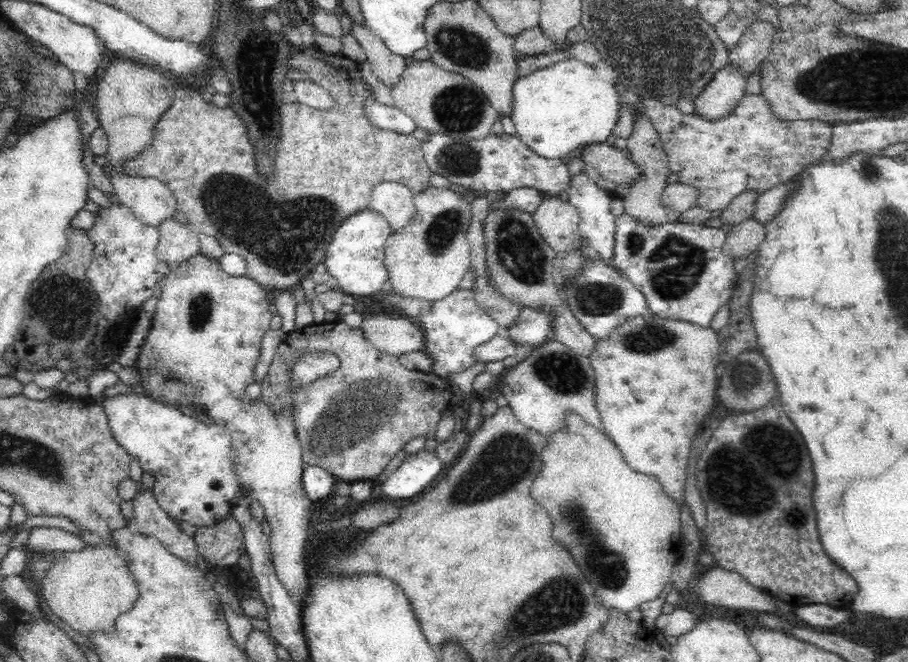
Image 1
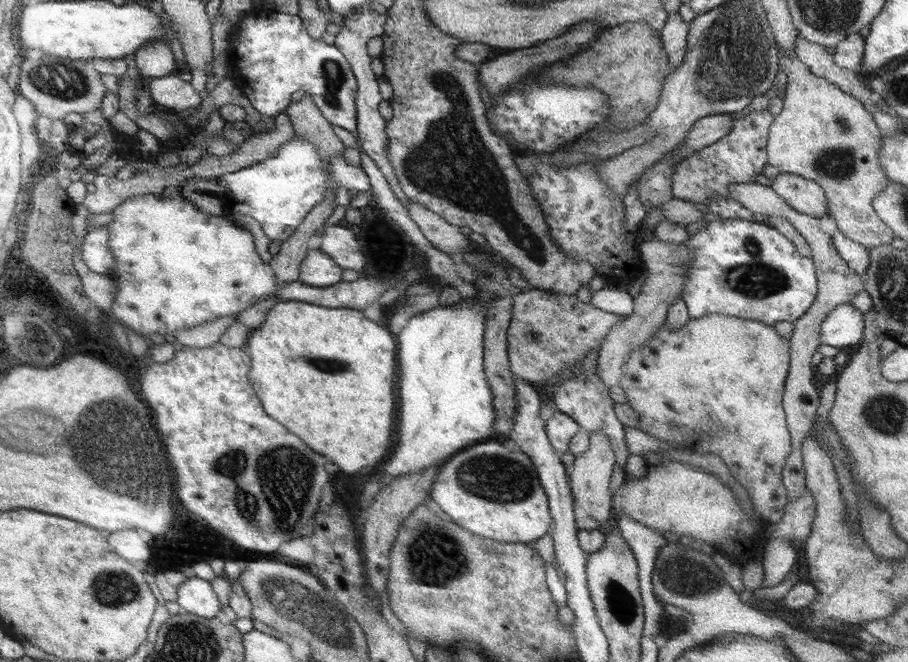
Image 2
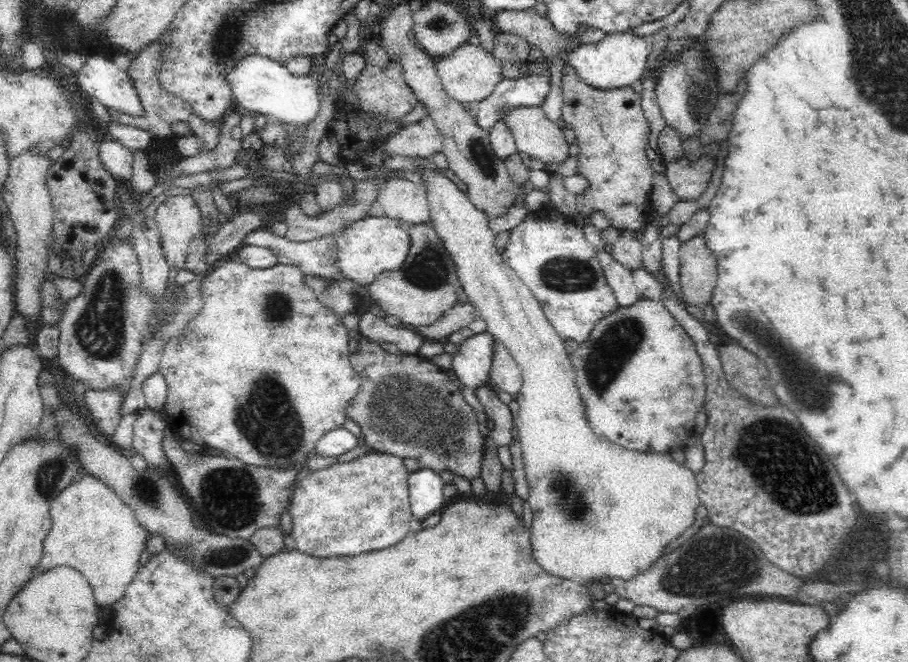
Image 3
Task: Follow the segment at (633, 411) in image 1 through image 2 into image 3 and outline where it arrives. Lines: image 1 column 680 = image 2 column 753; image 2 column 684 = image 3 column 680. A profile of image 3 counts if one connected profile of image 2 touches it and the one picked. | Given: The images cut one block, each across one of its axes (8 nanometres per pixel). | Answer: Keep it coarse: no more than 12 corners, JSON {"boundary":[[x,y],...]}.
{"boundary":[[662,301],[594,325],[569,359],[588,427],[640,453],[694,435],[707,391]]}

